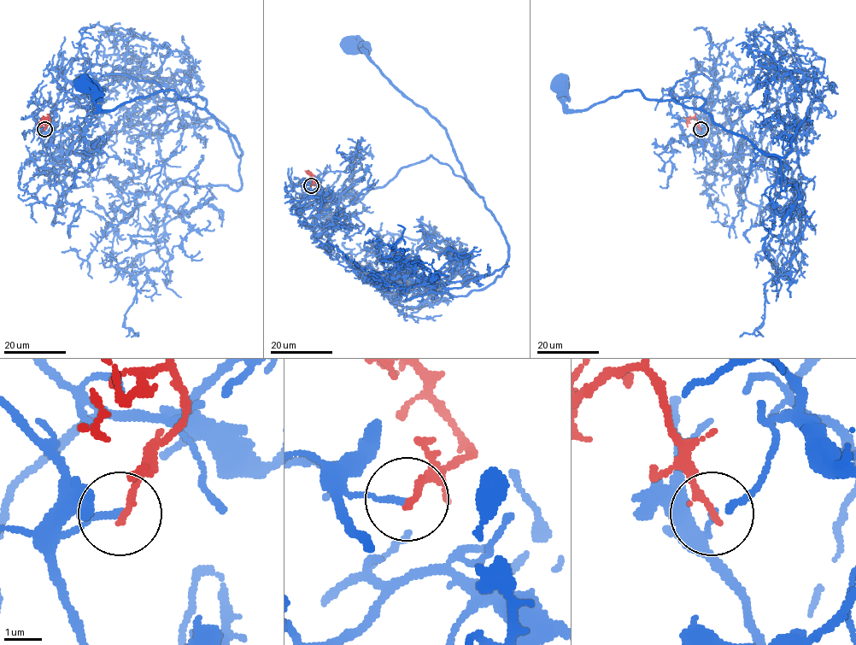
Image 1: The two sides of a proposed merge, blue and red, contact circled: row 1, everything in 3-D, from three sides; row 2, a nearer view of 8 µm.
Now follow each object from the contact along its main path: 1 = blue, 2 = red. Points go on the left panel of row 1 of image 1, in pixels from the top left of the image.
1: (44, 129), (45, 147), (77, 126), (86, 89), (105, 74), (206, 103), (158, 90), (100, 110), (85, 85)
2: (44, 129), (48, 117), (40, 126)

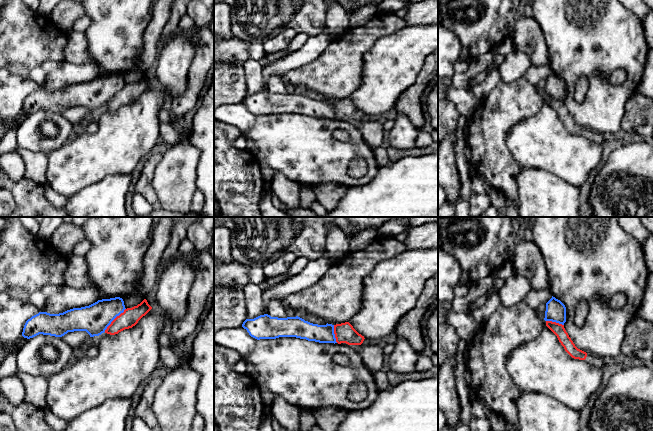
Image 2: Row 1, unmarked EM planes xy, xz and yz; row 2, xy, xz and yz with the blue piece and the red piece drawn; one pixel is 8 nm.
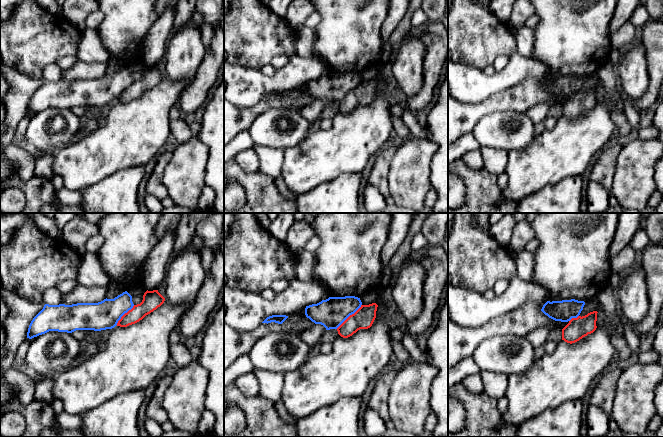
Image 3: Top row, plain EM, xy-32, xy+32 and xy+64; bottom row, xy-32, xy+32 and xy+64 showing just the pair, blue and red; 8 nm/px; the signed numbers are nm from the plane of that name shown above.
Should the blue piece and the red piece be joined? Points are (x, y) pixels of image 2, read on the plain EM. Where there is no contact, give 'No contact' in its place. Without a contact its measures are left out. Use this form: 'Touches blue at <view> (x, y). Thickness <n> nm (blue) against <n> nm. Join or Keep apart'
Touches blue at xy (114, 94). Thickness 240 nm (blue) against 140 nm. Keep apart

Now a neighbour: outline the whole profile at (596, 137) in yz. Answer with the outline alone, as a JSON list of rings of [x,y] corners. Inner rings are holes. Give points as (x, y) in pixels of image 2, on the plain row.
[[[546,97],[546,102],[557,112],[565,127],[572,134],[585,136],[589,140],[598,144],[602,144],[606,141],[611,141],[609,137],[591,130],[587,130],[586,128],[578,125],[566,108],[564,101],[552,97]]]

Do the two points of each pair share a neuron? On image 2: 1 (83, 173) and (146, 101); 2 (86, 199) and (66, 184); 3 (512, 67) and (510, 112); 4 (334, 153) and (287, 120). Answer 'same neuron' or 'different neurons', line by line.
1: same neuron
2: different neurons
3: different neurons
4: same neuron

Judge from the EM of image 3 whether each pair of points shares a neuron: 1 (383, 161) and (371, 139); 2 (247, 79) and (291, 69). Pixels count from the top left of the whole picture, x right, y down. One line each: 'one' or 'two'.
1: two
2: one

